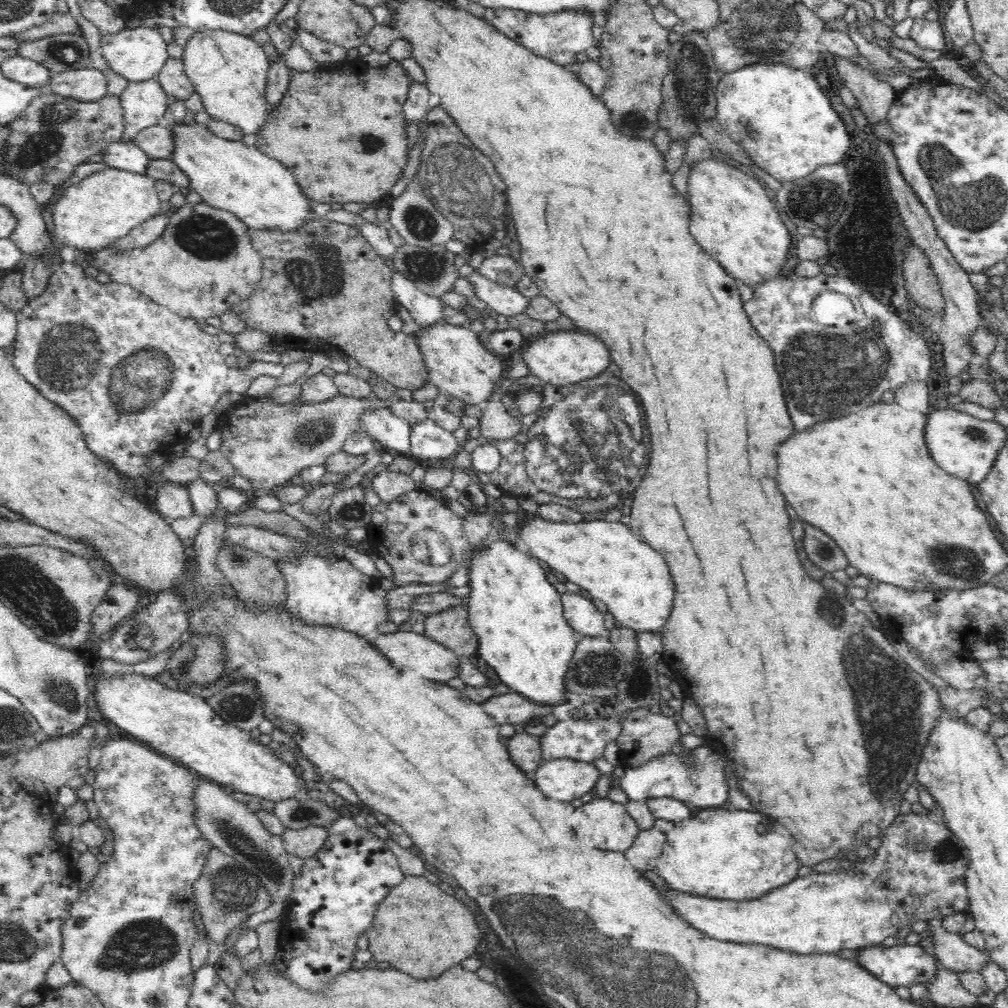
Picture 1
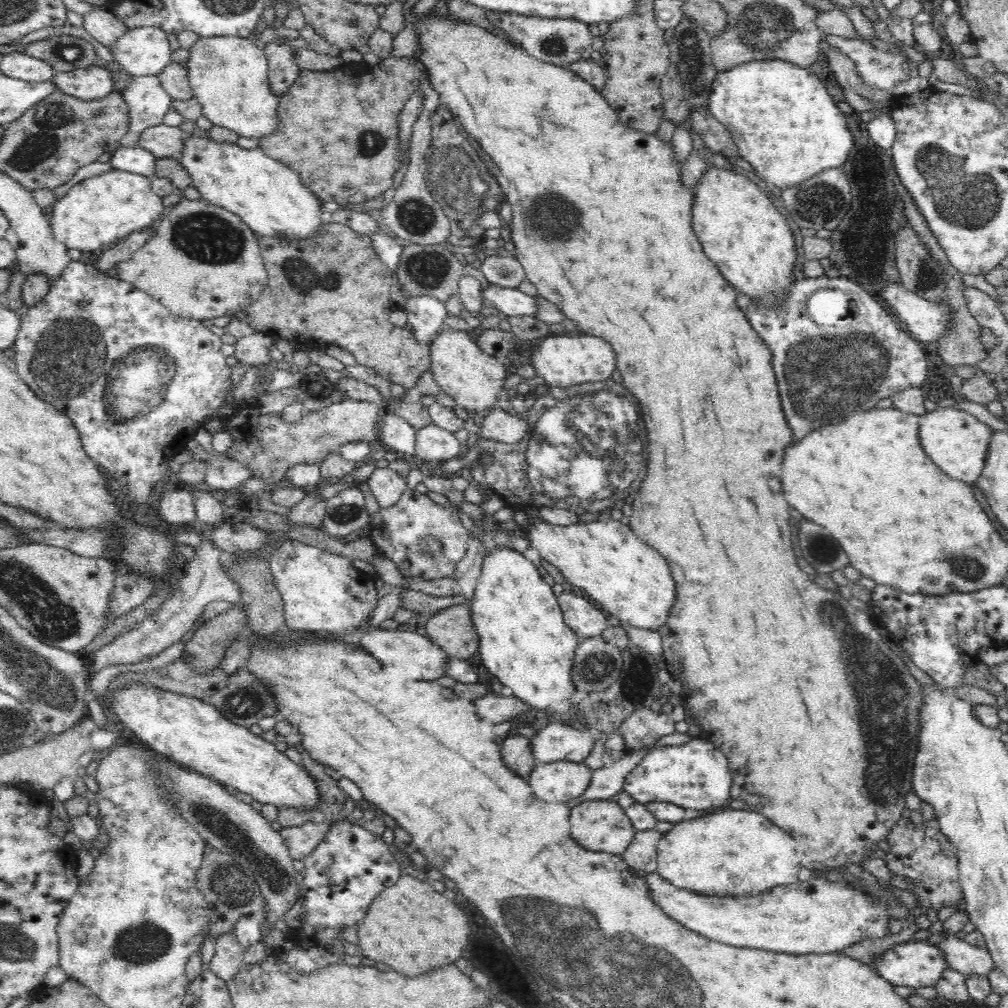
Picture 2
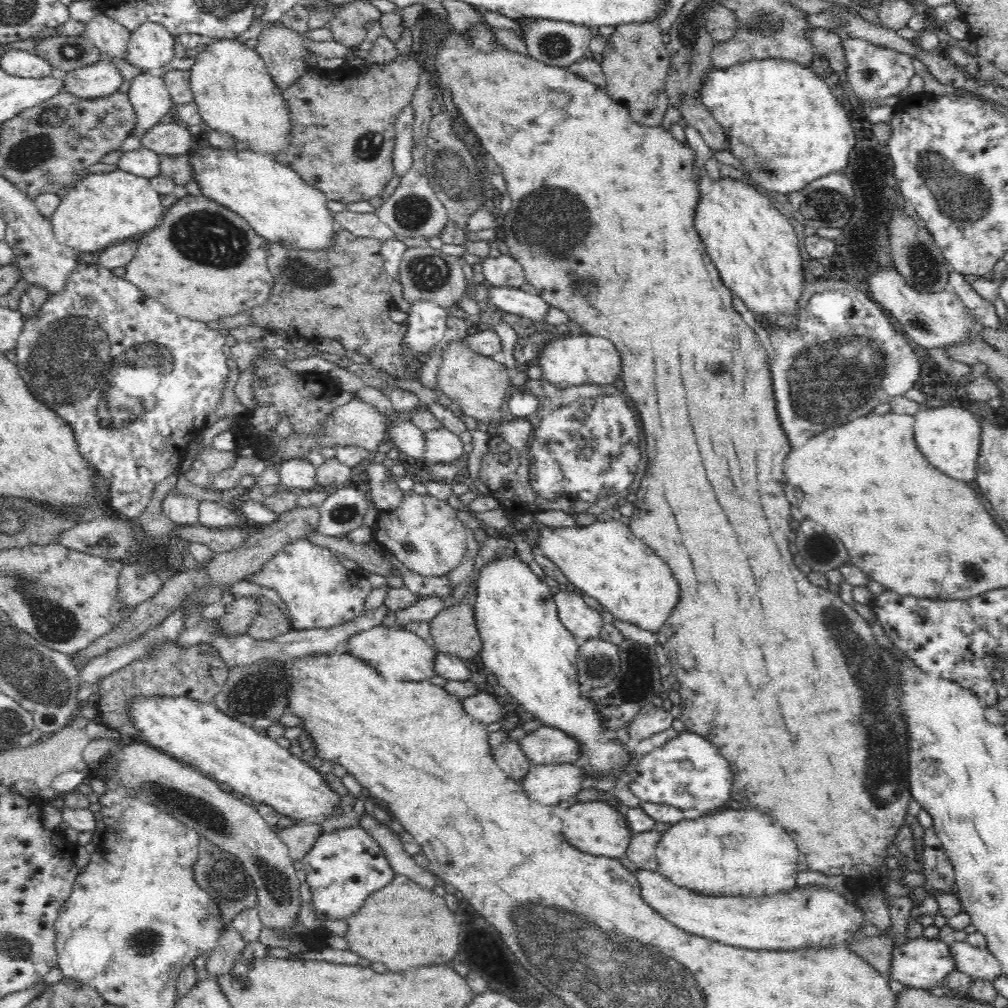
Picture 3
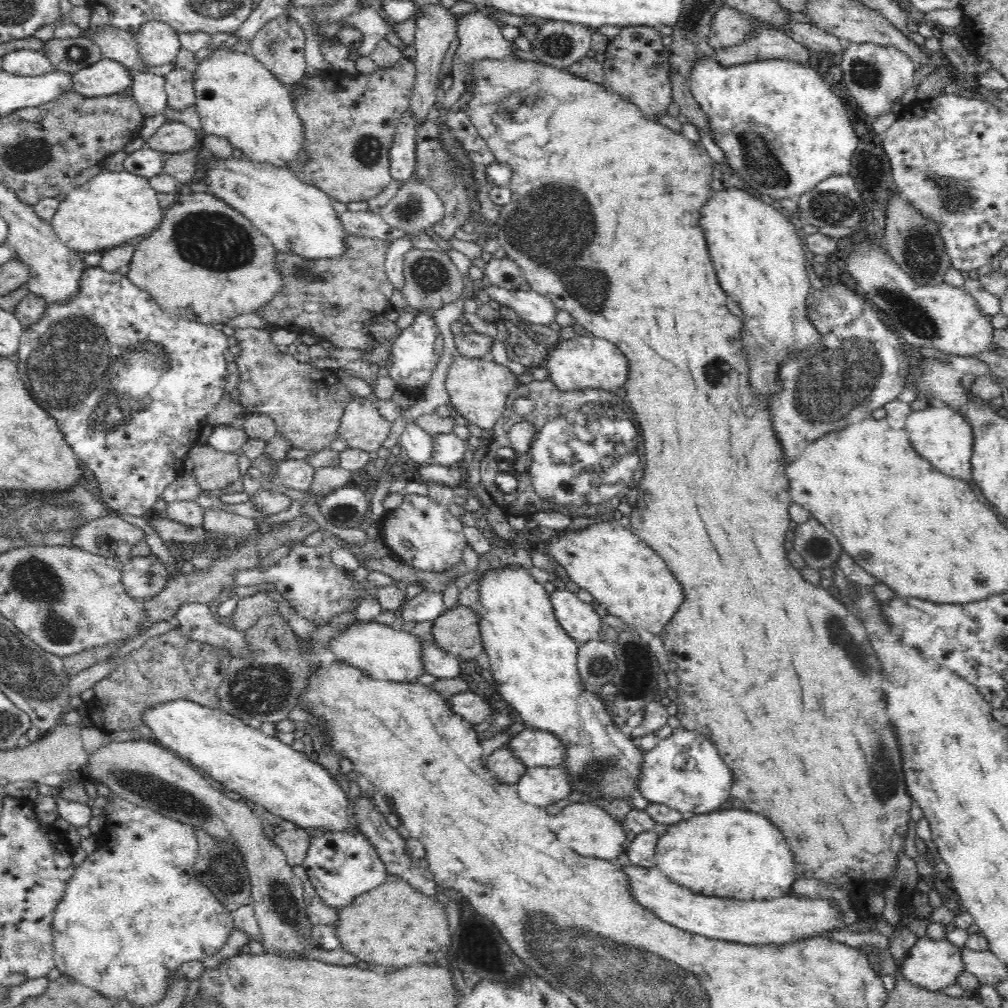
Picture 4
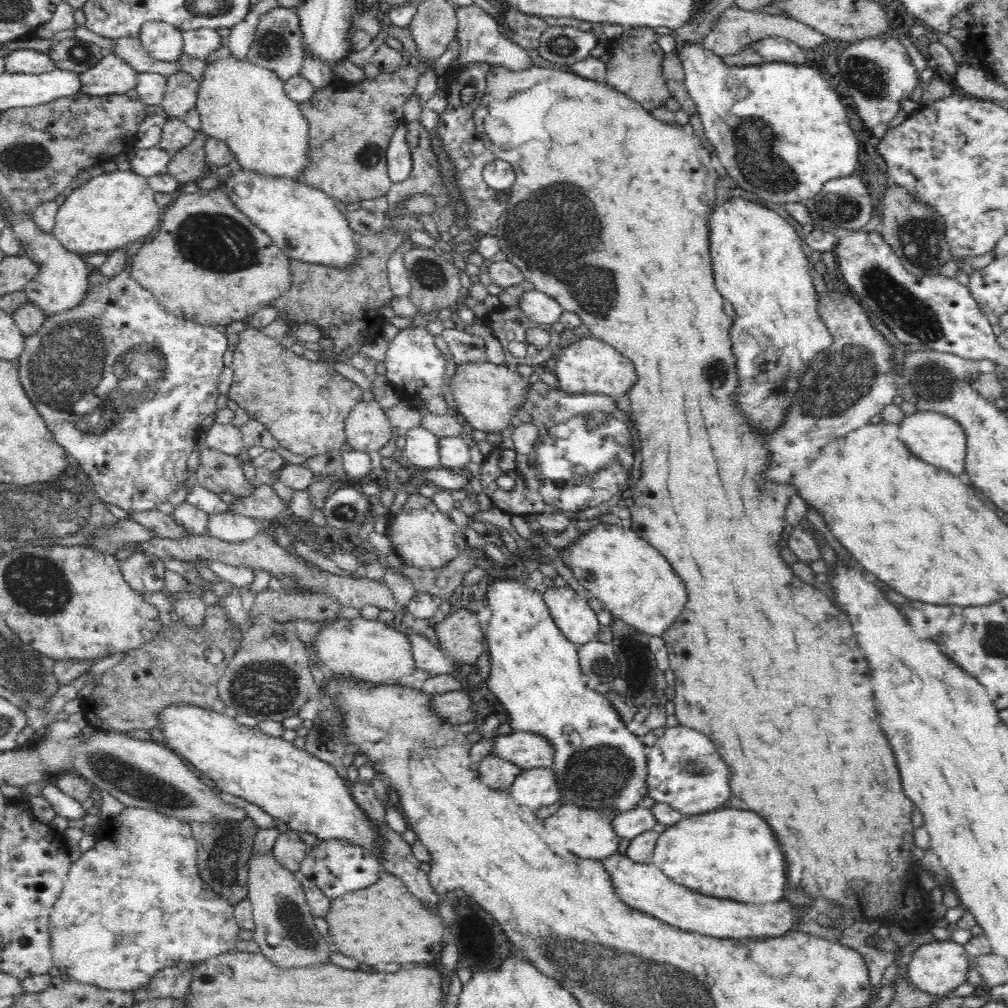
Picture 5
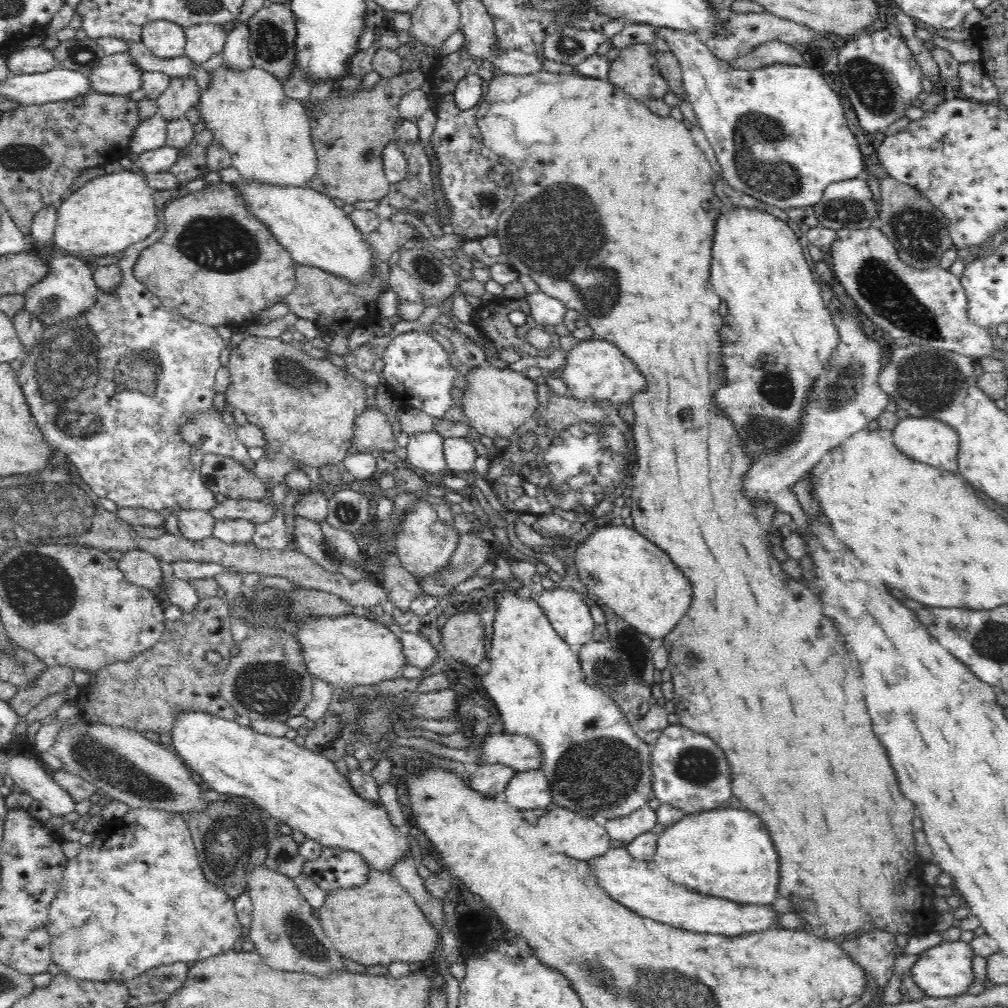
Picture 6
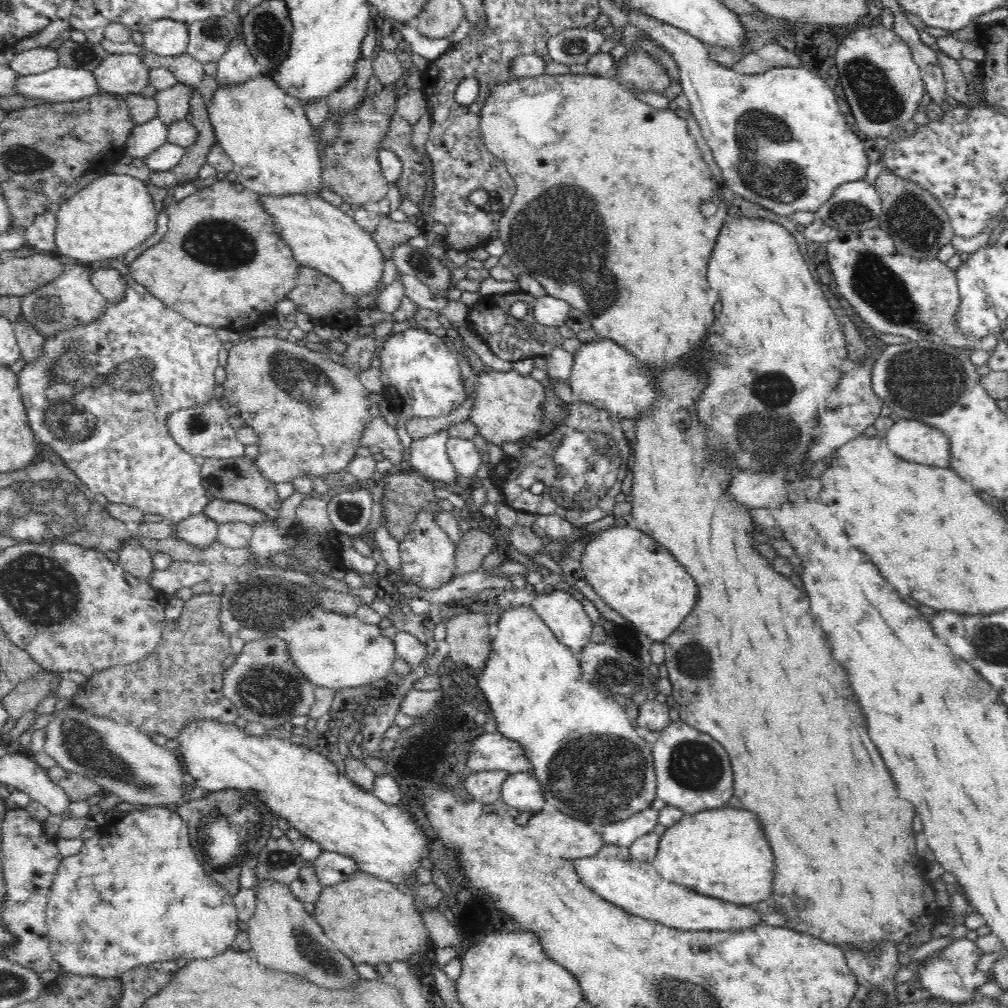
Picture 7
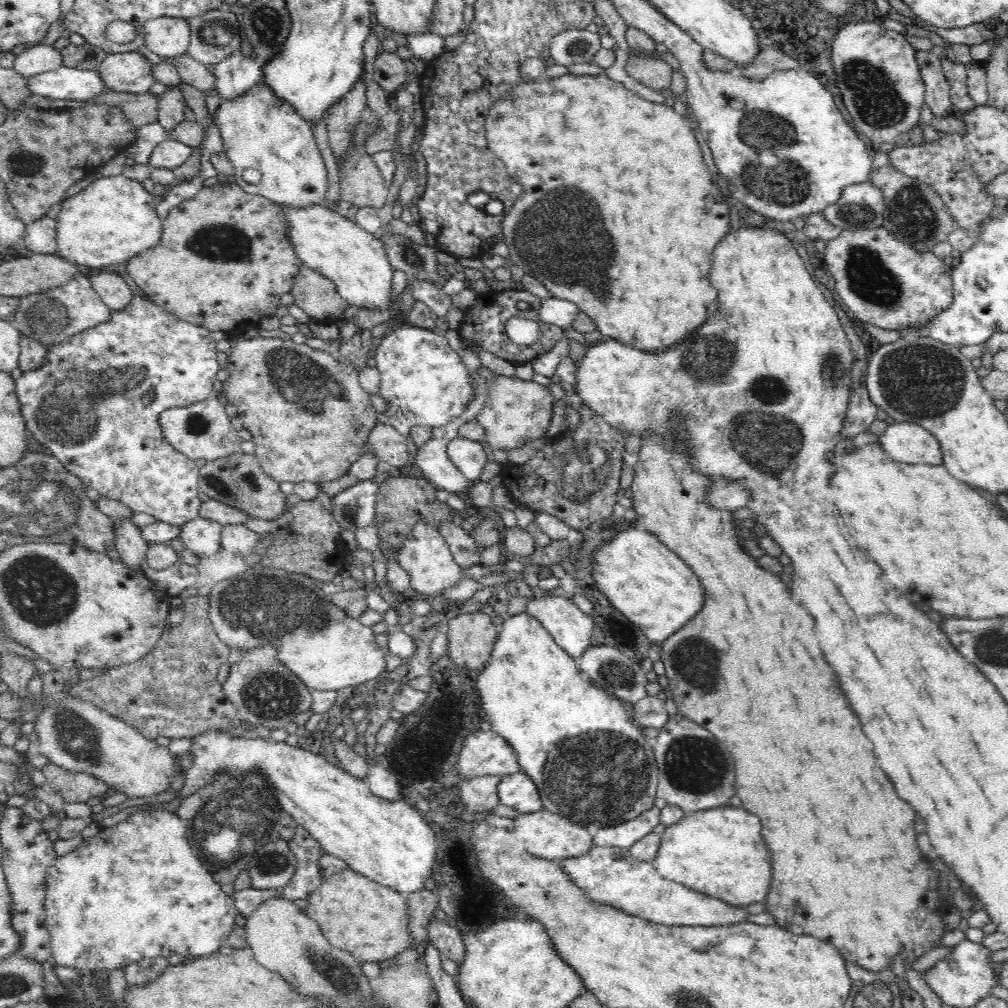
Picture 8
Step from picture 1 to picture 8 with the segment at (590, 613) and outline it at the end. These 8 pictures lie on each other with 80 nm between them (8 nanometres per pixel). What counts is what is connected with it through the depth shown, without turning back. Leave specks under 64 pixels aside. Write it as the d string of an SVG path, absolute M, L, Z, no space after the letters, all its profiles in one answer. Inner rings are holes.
M561 596L533 597L525 604L525 612L541 622L556 644L574 659L590 646L594 622L570 598Z

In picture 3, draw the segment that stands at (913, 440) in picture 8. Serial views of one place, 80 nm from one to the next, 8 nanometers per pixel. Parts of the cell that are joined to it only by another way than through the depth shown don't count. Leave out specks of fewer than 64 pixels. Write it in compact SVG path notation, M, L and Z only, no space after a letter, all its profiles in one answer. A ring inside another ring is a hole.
M947 404L943 407L921 408L915 415L913 435L918 449L940 472L950 478L970 482L977 475L977 456L980 455L981 426L979 419L962 407Z

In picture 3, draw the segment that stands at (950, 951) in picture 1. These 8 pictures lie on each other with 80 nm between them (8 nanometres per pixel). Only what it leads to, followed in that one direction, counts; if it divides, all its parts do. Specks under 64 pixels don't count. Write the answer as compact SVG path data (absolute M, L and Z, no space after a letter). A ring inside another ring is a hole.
M948 939L950 951L956 961L956 969L969 974L973 979L988 980L1002 976L1002 965L988 948L974 948L966 941Z

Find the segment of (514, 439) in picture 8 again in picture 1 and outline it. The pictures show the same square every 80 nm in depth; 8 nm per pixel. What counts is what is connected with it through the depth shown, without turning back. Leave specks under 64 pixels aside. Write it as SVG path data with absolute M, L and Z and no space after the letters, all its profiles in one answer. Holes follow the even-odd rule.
M440 322L427 330L420 330L414 335L418 340L429 381L439 391L454 396L470 406L483 405L491 400L498 380L502 379L503 363L494 353L482 344L483 336L476 334L469 327L455 326Z

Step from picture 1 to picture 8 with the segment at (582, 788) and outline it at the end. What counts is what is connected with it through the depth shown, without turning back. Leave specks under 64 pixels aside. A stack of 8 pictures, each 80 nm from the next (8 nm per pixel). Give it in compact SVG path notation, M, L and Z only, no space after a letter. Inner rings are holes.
M522 770L504 775L498 784L500 803L519 813L536 813L543 810L543 803L534 781Z

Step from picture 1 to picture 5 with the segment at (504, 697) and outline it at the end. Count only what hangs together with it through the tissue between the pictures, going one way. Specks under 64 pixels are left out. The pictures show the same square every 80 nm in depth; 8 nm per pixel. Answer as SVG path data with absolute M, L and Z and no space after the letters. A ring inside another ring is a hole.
M455 690L431 695L431 710L433 710L440 718L445 718L447 722L451 722L451 724L474 721L477 712L472 709L472 706L472 700L464 691Z

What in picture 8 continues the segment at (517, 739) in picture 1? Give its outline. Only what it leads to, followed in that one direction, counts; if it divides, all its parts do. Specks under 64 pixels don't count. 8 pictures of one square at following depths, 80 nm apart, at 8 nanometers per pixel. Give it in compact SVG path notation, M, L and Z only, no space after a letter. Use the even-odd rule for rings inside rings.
M476 776L460 784L460 798L466 812L473 816L494 810L500 803L498 784L502 776Z

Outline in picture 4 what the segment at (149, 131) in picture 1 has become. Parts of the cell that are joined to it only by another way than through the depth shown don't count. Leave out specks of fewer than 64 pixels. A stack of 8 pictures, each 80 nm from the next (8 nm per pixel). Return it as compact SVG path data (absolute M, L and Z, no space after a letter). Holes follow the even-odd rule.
M168 121L156 130L156 134L146 142L145 146L163 152L165 155L188 151L198 145L196 132L181 122Z

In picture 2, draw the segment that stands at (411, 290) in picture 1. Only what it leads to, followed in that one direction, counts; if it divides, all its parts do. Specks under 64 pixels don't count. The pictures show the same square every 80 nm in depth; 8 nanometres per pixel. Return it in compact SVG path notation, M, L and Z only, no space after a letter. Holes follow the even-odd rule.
M407 296L406 304L402 308L408 315L407 323L412 326L416 341L420 344L430 345L443 332L445 319L449 316L444 303L431 296Z

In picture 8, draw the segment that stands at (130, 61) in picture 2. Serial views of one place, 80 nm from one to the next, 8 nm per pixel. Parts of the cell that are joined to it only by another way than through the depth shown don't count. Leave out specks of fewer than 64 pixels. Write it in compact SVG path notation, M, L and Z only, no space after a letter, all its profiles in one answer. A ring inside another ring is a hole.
M163 16L145 22L145 45L163 58L187 54L191 41L188 19Z

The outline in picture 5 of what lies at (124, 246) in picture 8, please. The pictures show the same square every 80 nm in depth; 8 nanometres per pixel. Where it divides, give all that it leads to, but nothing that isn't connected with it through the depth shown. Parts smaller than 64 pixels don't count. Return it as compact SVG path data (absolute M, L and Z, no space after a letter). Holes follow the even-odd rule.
M132 169L102 172L92 177L86 184L75 188L59 206L54 220L53 235L64 248L70 252L79 253L86 257L92 254L110 254L122 246L140 240L142 236L150 234L160 223L162 213L155 201L155 191L149 187L145 176L136 174Z

